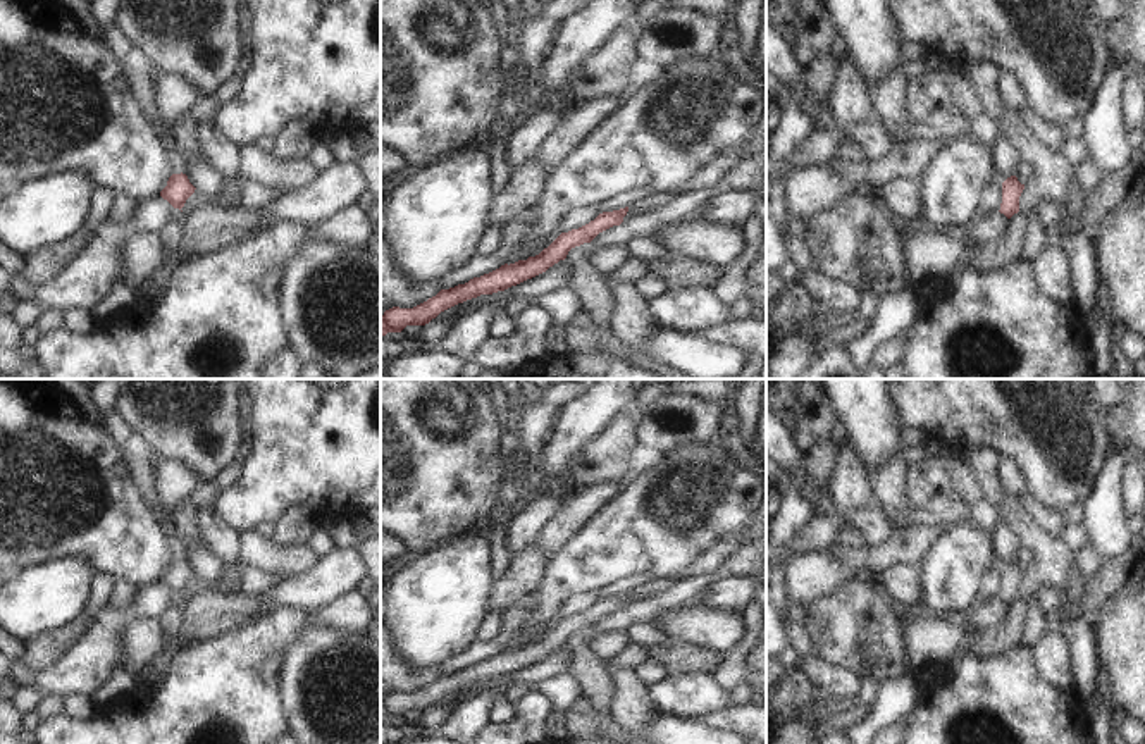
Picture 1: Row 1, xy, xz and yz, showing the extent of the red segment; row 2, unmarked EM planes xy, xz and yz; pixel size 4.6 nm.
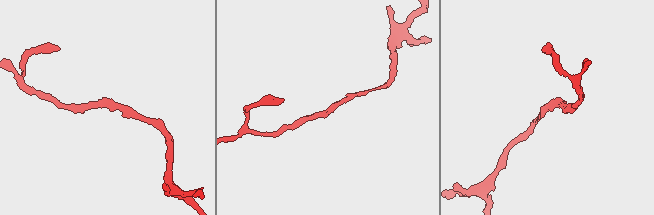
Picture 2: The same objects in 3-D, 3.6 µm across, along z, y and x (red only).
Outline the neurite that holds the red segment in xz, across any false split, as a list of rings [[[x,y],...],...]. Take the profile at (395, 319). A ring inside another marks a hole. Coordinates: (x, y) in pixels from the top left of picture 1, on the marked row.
[[[628,207],[613,212],[603,212],[585,226],[561,232],[548,248],[544,248],[535,257],[529,257],[527,260],[518,260],[510,265],[504,264],[499,269],[480,277],[473,277],[465,284],[441,289],[436,296],[413,308],[393,307],[386,310],[381,317],[381,336],[386,336],[387,332],[401,332],[406,326],[425,326],[441,312],[458,303],[477,298],[480,294],[504,291],[546,272],[560,260],[565,260],[572,248],[591,243],[599,232],[613,226],[620,226],[627,212]]]

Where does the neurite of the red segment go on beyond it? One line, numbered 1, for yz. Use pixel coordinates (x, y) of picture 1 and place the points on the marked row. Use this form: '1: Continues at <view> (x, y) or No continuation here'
1: No continuation here.

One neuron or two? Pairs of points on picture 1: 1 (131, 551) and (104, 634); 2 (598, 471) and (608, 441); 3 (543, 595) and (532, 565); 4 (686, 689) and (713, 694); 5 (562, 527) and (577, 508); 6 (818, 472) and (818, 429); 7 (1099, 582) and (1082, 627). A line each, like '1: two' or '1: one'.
1: two
2: one
3: two
4: one
5: one
6: one
7: two

